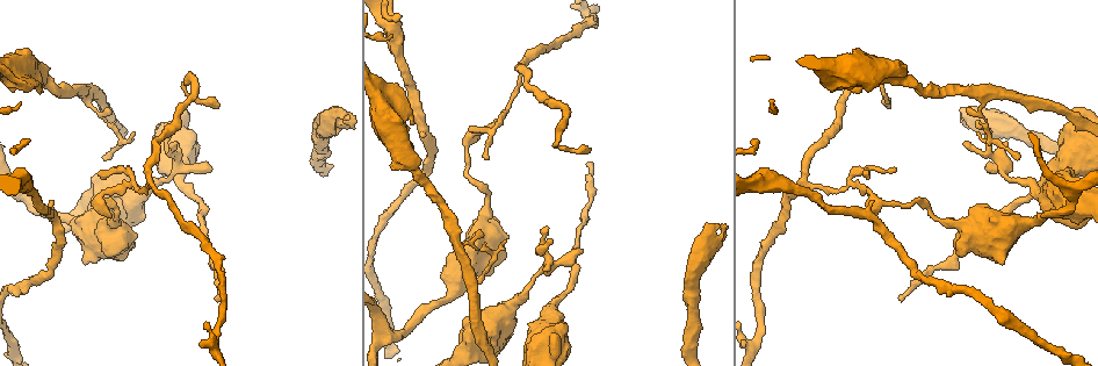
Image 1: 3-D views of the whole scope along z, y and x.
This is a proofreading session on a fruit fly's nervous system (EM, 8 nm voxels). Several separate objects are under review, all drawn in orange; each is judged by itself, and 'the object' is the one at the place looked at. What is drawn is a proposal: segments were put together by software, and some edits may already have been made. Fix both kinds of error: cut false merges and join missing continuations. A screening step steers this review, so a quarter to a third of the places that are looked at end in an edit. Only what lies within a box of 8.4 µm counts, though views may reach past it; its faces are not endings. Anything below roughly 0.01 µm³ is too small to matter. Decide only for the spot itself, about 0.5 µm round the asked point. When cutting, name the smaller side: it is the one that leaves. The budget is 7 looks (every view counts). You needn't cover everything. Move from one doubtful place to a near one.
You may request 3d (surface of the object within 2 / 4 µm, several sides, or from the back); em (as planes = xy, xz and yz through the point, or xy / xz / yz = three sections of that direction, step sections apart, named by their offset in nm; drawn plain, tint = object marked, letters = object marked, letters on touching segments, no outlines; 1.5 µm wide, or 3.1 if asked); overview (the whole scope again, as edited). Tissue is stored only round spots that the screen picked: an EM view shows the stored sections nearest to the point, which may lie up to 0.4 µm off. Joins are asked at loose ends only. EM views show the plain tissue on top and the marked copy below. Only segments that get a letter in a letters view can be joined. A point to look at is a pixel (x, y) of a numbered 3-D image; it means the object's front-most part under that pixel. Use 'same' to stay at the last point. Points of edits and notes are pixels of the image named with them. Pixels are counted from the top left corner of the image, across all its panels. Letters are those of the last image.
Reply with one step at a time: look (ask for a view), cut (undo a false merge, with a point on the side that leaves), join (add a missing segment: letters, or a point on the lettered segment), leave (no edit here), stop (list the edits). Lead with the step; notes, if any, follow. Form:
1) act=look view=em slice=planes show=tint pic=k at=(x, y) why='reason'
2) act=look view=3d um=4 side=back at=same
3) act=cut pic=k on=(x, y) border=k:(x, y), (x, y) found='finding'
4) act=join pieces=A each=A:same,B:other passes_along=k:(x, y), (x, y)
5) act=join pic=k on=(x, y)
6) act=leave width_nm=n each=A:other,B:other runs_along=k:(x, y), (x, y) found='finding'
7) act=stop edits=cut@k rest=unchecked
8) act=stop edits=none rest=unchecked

act=look view=em slice=planes show=letters pic=1 at=(590, 165) why='thin end'

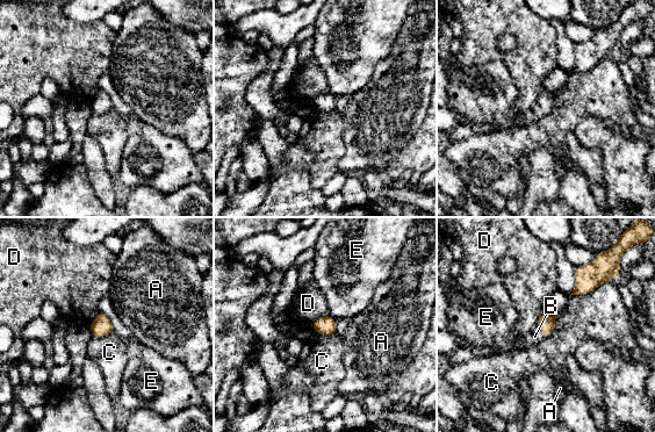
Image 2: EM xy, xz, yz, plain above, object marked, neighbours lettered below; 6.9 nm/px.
act=join pic=2 on=(534, 337) each=A:other,B:same,C:other,D:other,E:other passes_along=2:(546, 323), (541, 331), (534, 337) found='the cell continues'

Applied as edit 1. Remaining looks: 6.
act=look view=em slice=planes show=letters pic=1 at=(966, 141) why='thin end'

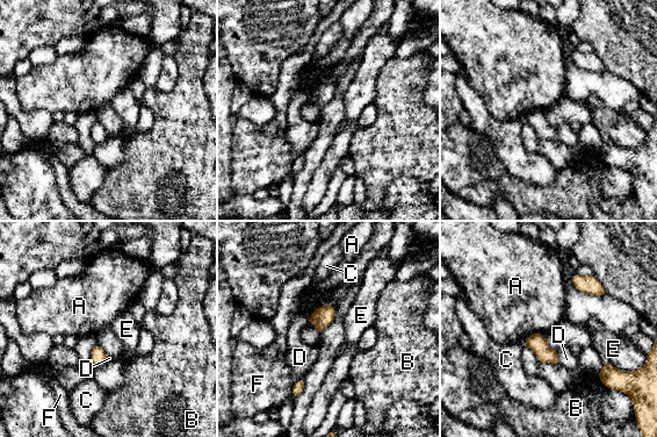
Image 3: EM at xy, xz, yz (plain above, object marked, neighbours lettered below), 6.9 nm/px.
act=leave each=A:other,B:other,C:other,D:other,E:other,F:other found='no lettered segment goes on from it'

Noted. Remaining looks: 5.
act=look view=3d um=2 pic=1 at=(882, 92) why='abrupt turn'

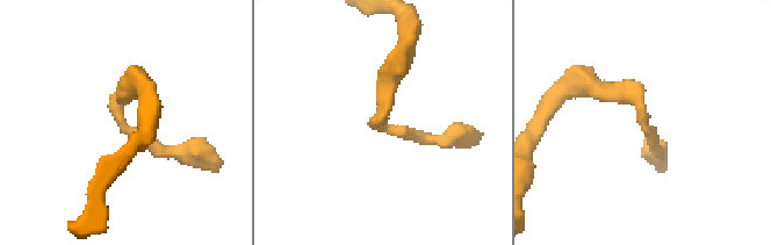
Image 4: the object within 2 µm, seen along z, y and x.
act=look view=em slice=planes show=letters pic=4 at=(381, 120)

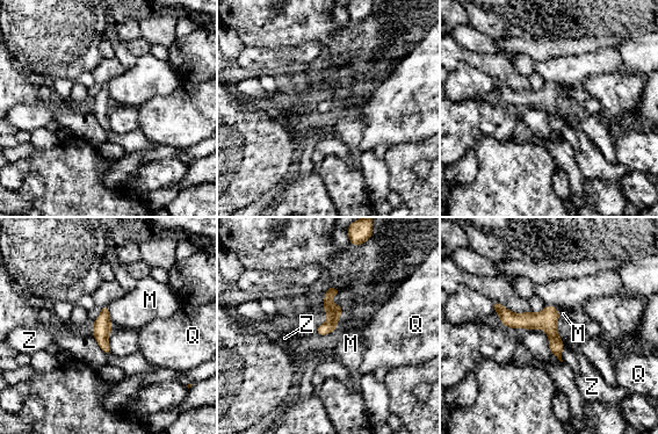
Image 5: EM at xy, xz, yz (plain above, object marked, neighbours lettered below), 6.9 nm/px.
act=leave each=M:other,Q:other,Z:other runs_along=5:(497, 305), (540, 320), (558, 354) found='continuous, no second cell'

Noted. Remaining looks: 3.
act=stop edits=join@2 rest=unchecked

